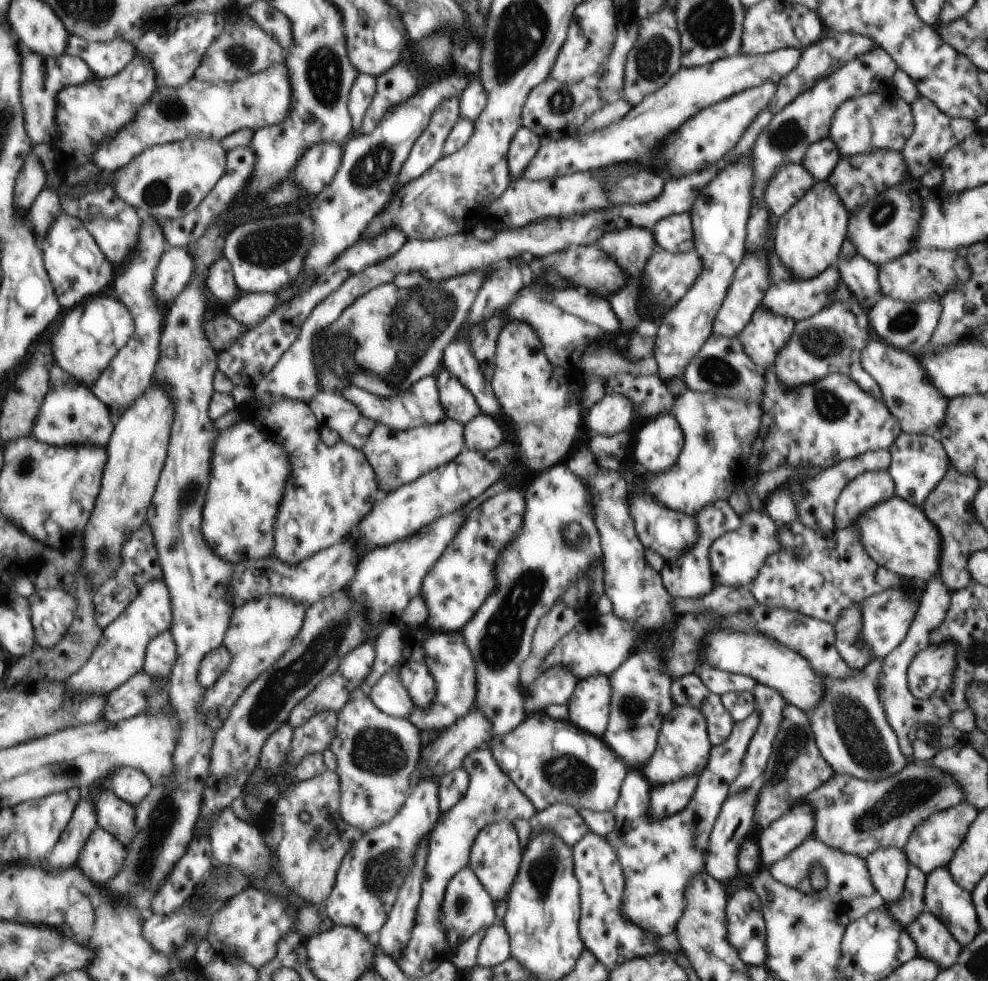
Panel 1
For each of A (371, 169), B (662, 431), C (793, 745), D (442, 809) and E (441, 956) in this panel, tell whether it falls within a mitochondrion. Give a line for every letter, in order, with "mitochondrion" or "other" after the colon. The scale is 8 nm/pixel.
A: mitochondrion
B: other
C: mitochondrion
D: other
E: other

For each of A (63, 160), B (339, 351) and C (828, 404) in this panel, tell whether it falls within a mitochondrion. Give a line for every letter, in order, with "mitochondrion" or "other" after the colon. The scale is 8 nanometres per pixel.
A: other
B: mitochondrion
C: mitochondrion

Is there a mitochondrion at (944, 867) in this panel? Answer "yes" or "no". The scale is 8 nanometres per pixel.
no

